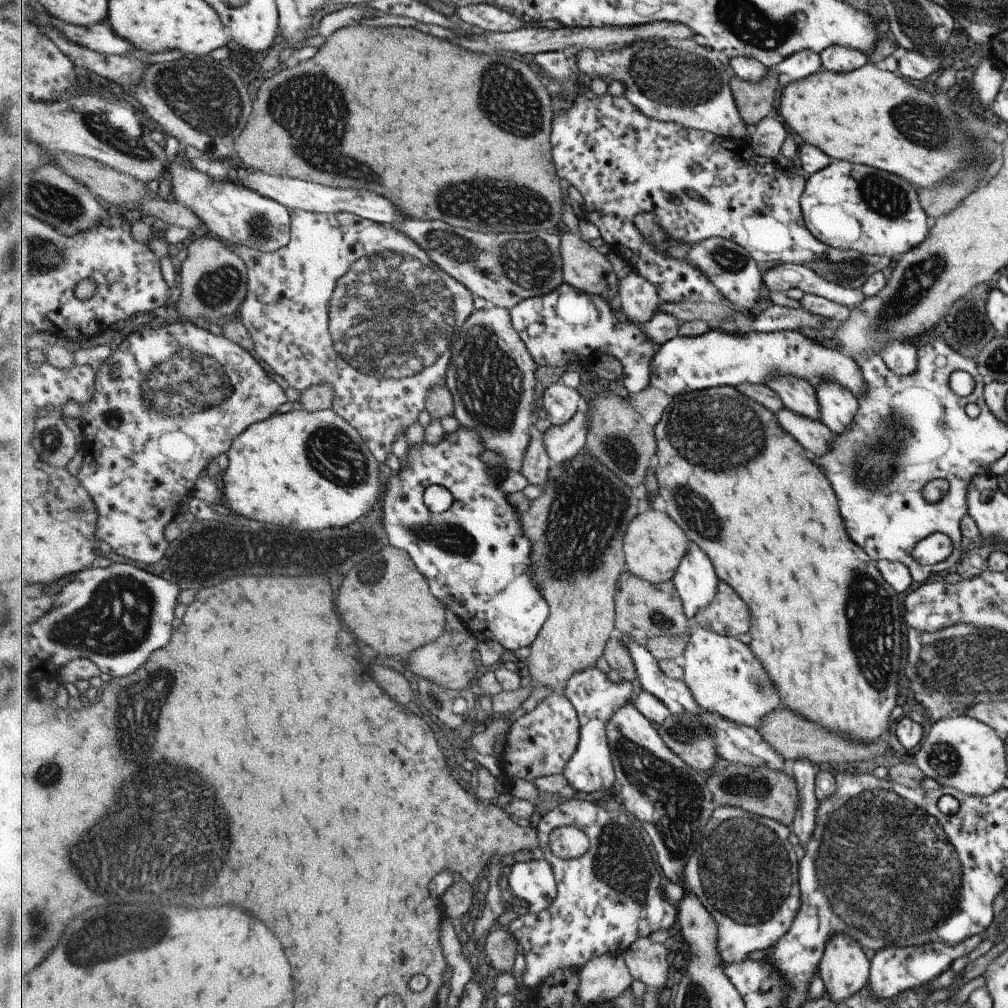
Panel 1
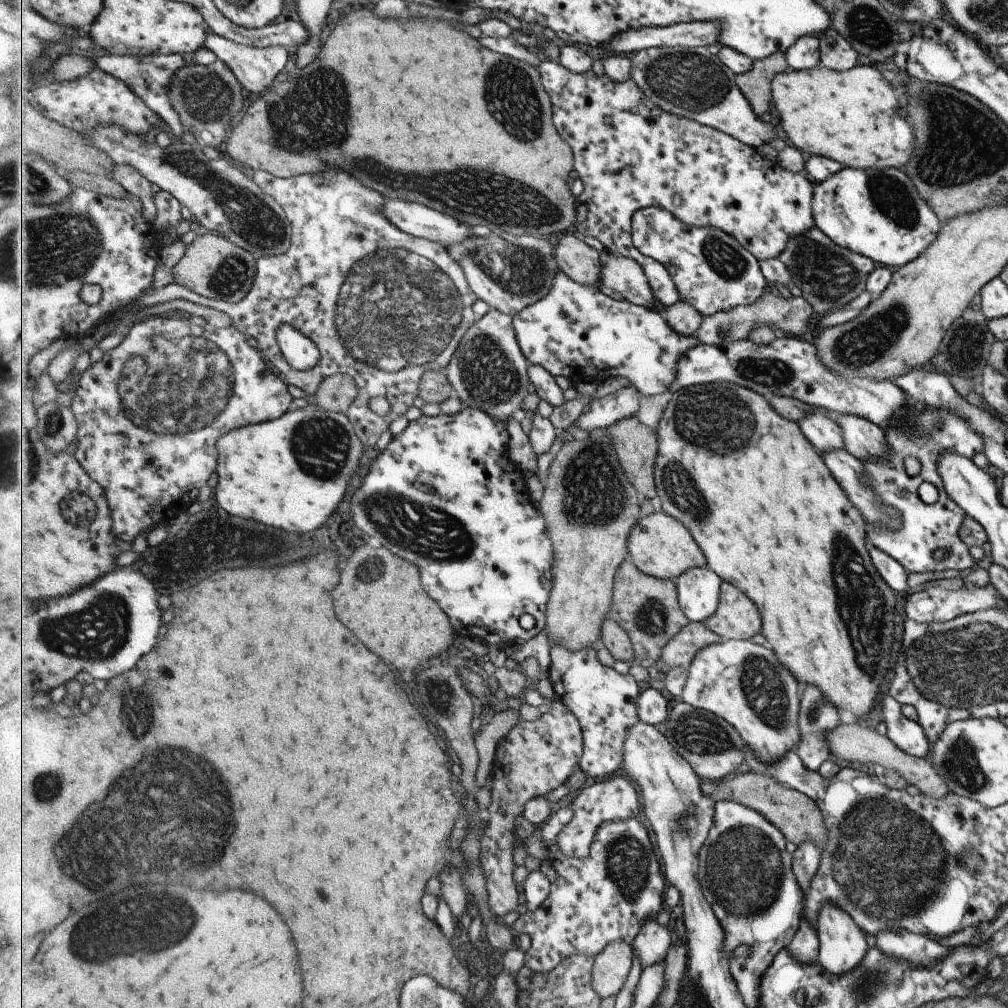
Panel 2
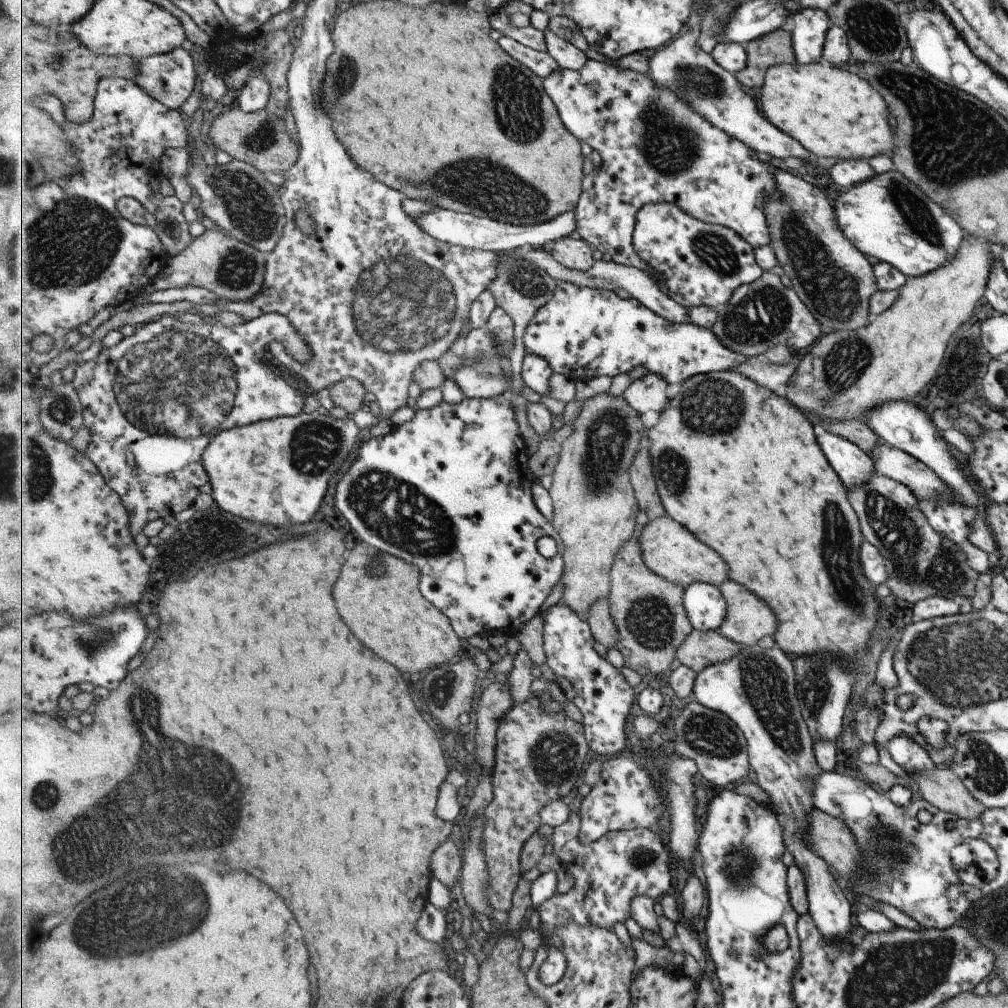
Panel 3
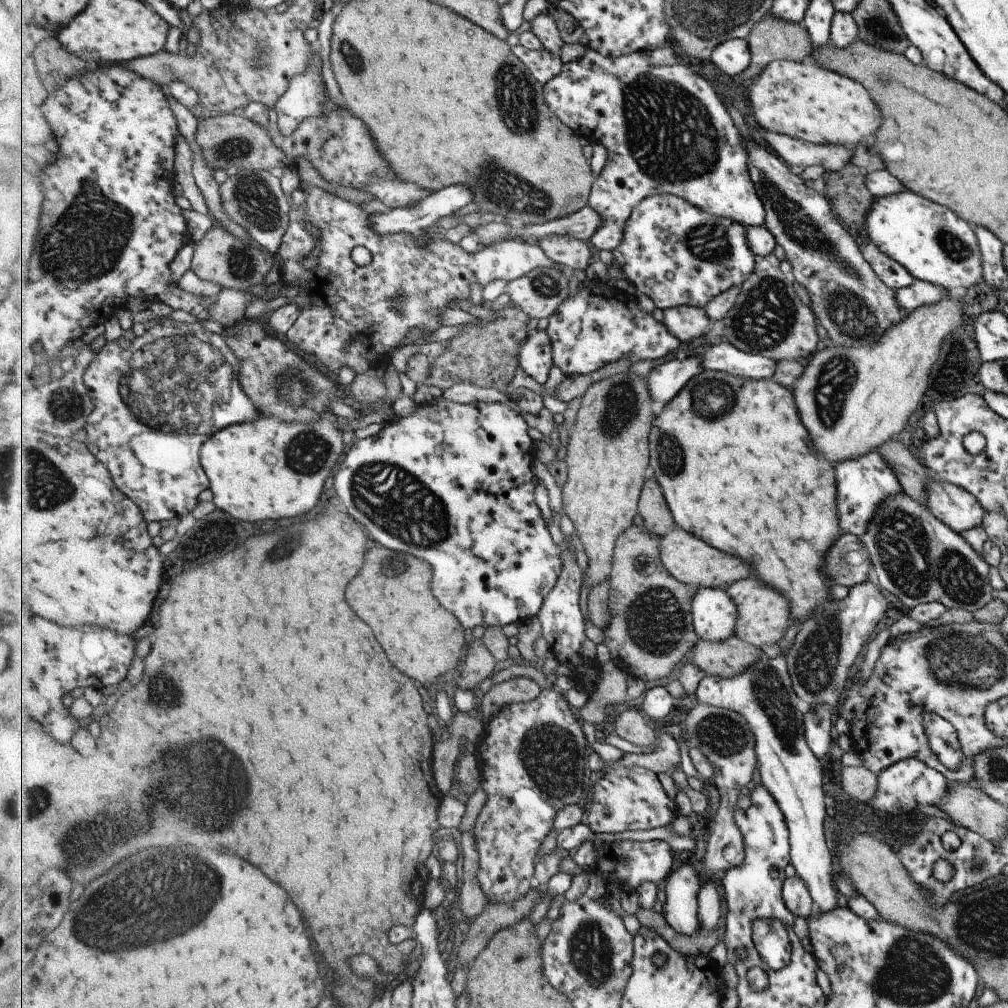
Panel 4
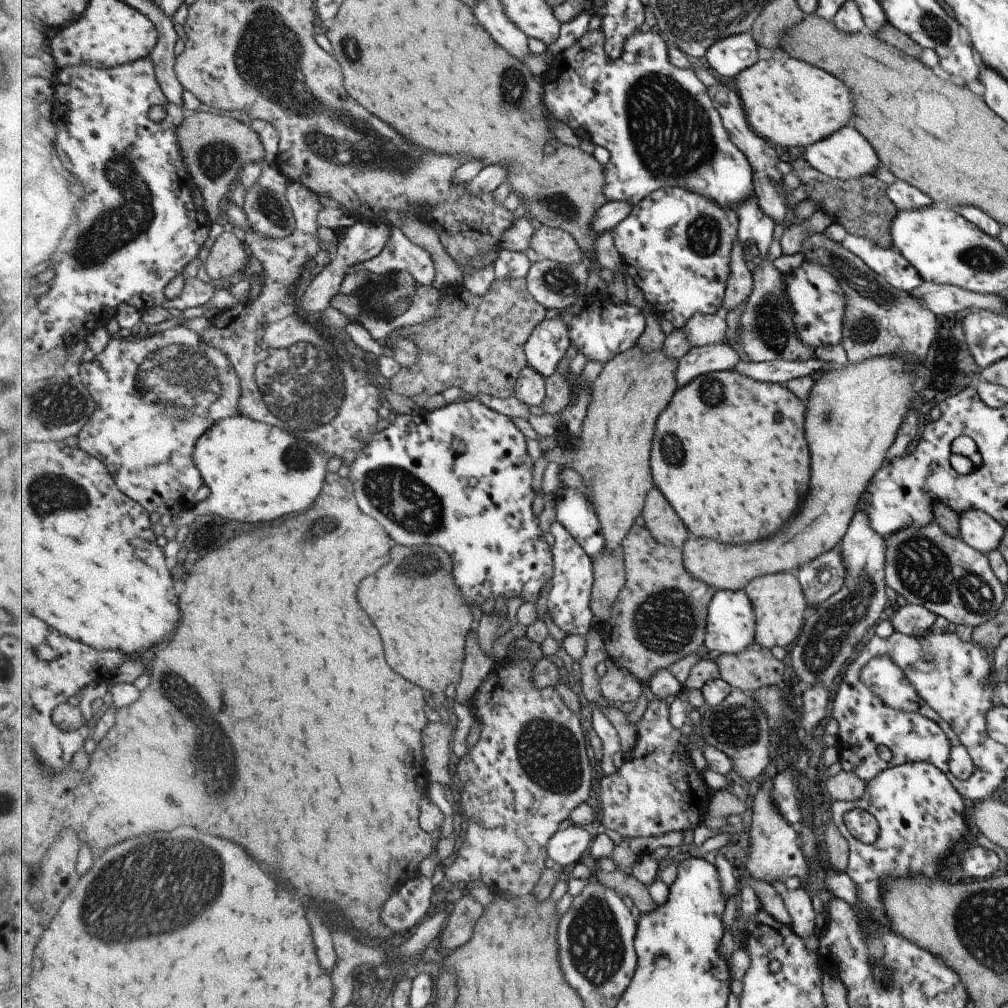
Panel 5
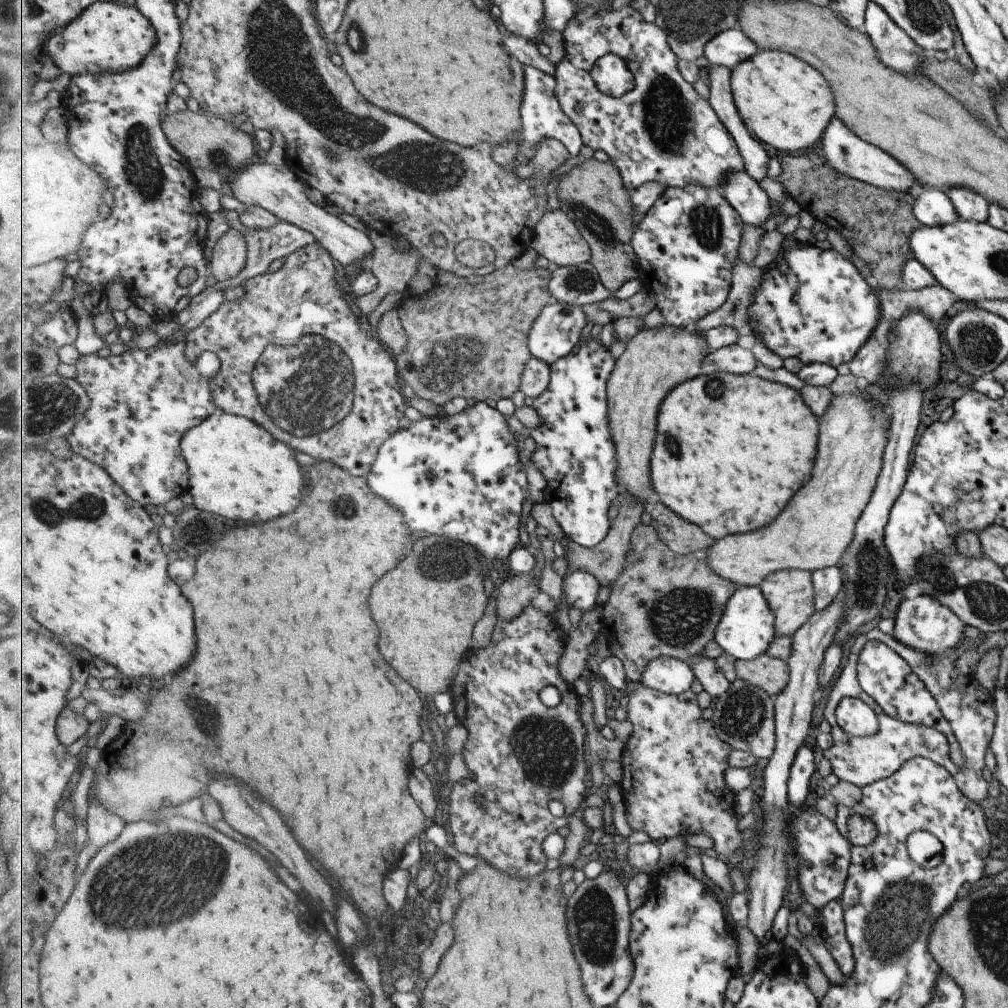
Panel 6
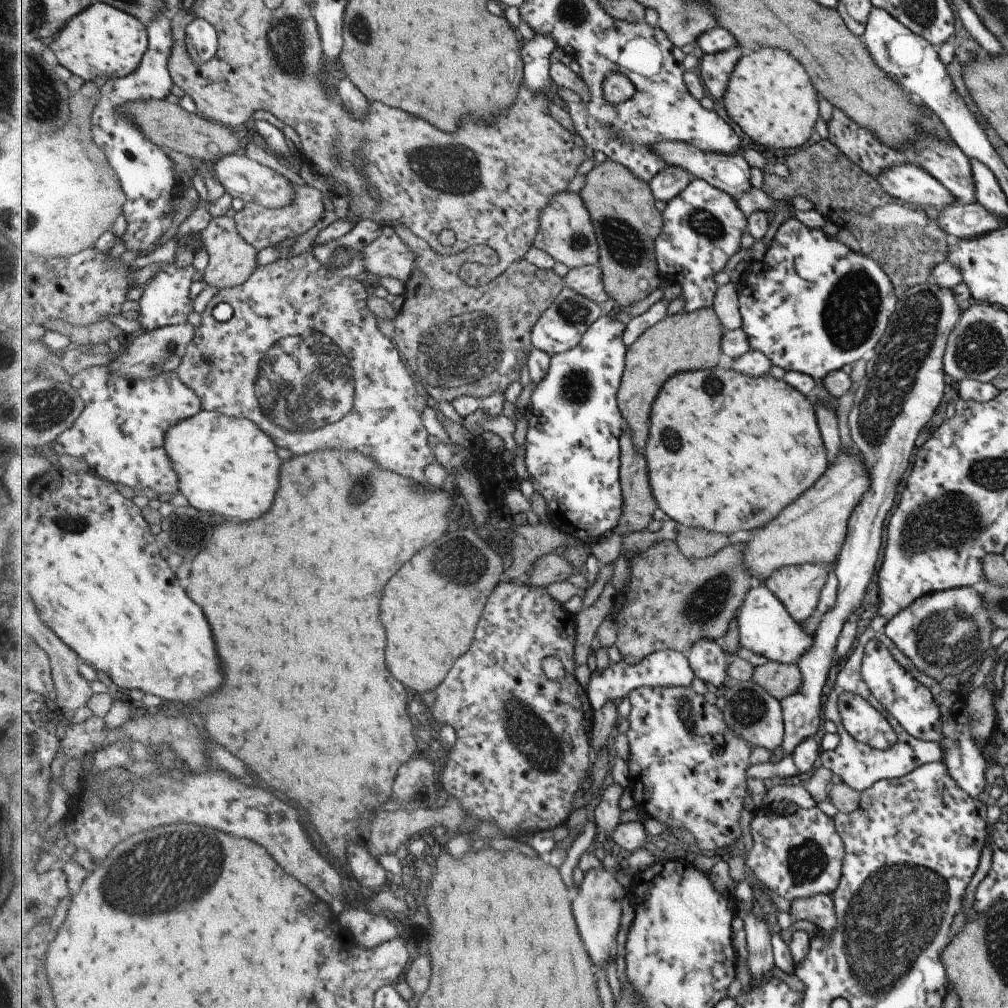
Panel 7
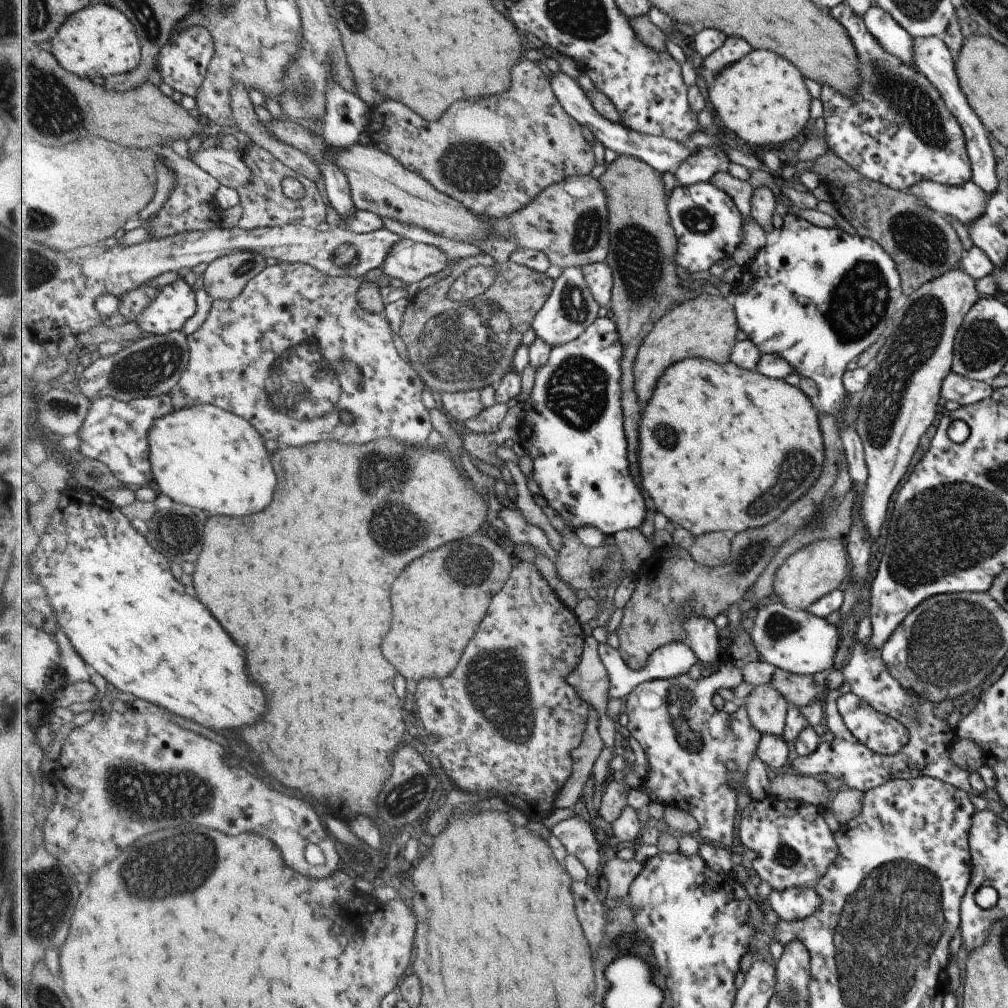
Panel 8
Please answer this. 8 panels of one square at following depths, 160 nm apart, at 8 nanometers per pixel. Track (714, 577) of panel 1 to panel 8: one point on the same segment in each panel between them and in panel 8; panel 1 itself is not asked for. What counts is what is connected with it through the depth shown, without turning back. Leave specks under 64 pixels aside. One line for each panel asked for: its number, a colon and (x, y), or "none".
2: (699, 590)
3: (705, 604)
4: (715, 615)
5: (731, 625)
6: (747, 629)
7: (764, 626)
8: (796, 641)

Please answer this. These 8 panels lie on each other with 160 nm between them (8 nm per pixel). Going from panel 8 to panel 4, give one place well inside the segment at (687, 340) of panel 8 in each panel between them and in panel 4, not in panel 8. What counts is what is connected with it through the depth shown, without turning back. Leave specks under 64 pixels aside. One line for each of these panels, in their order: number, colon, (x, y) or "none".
4: (608, 457)
5: (613, 456)
6: (655, 361)
7: (688, 341)

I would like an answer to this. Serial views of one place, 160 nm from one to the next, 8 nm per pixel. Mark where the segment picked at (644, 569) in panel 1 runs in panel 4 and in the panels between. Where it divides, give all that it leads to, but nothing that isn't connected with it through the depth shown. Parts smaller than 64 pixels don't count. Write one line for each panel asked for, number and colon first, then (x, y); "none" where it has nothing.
2: (662, 546)
3: (670, 549)
4: (692, 561)

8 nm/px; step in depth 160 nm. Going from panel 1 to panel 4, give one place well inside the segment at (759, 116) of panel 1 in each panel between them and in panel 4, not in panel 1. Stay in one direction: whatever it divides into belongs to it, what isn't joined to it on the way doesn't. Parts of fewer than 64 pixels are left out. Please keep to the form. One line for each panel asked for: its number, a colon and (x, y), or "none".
2: (756, 83)
3: (774, 48)
4: (772, 40)

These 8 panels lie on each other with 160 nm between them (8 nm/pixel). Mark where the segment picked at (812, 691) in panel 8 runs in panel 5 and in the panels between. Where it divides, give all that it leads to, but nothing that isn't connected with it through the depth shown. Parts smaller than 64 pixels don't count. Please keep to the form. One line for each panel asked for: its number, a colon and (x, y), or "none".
5: (755, 668)
6: (771, 674)
7: (780, 680)

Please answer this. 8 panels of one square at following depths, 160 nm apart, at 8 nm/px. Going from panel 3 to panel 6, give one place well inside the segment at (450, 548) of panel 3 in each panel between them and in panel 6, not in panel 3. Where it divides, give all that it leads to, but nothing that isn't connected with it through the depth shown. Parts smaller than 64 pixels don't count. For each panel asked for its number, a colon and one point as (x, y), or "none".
4: (453, 483)
5: (459, 477)
6: (479, 485)

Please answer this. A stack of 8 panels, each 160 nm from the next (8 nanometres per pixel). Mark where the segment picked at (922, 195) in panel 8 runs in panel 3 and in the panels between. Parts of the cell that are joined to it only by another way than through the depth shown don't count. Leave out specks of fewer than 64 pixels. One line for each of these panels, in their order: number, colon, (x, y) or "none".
3: (682, 65)
4: (830, 157)
5: (845, 154)
6: (845, 152)
7: (909, 183)

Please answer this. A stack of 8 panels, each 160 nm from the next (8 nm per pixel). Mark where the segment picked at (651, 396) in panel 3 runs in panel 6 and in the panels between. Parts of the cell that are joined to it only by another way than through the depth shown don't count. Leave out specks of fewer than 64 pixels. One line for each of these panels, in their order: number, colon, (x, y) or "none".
4: (666, 382)
5: (713, 358)
6: (734, 359)

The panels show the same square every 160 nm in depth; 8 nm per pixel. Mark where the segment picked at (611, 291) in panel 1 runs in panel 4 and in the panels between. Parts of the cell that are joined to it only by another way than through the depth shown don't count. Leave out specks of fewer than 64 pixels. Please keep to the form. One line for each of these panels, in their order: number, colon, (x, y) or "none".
2: (583, 264)
3: (575, 253)
4: (569, 252)

